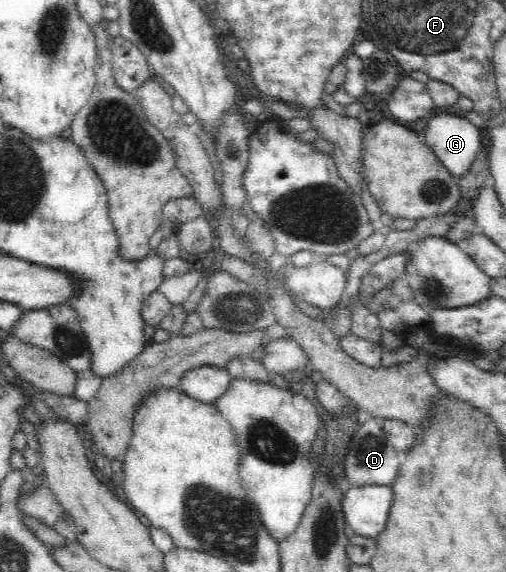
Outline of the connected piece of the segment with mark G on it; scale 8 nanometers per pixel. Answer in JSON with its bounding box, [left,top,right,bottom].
[425,110,482,179]

